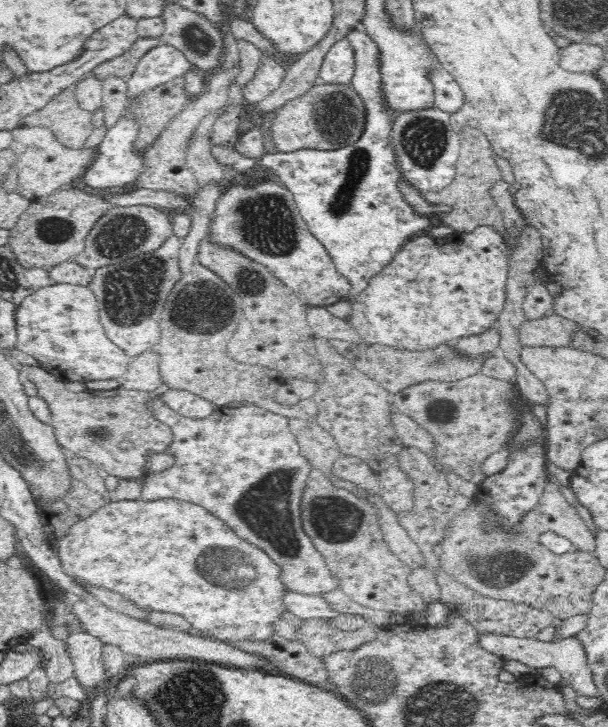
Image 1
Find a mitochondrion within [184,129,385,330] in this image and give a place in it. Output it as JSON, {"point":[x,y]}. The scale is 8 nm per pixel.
{"point":[264,218]}

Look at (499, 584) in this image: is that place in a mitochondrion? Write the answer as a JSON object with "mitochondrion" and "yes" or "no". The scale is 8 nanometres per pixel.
{"mitochondrion":"yes"}

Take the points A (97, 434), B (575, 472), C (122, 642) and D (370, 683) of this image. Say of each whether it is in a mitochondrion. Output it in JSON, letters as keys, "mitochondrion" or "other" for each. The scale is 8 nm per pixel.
{"A":"mitochondrion","B":"other","C":"other","D":"mitochondrion"}

